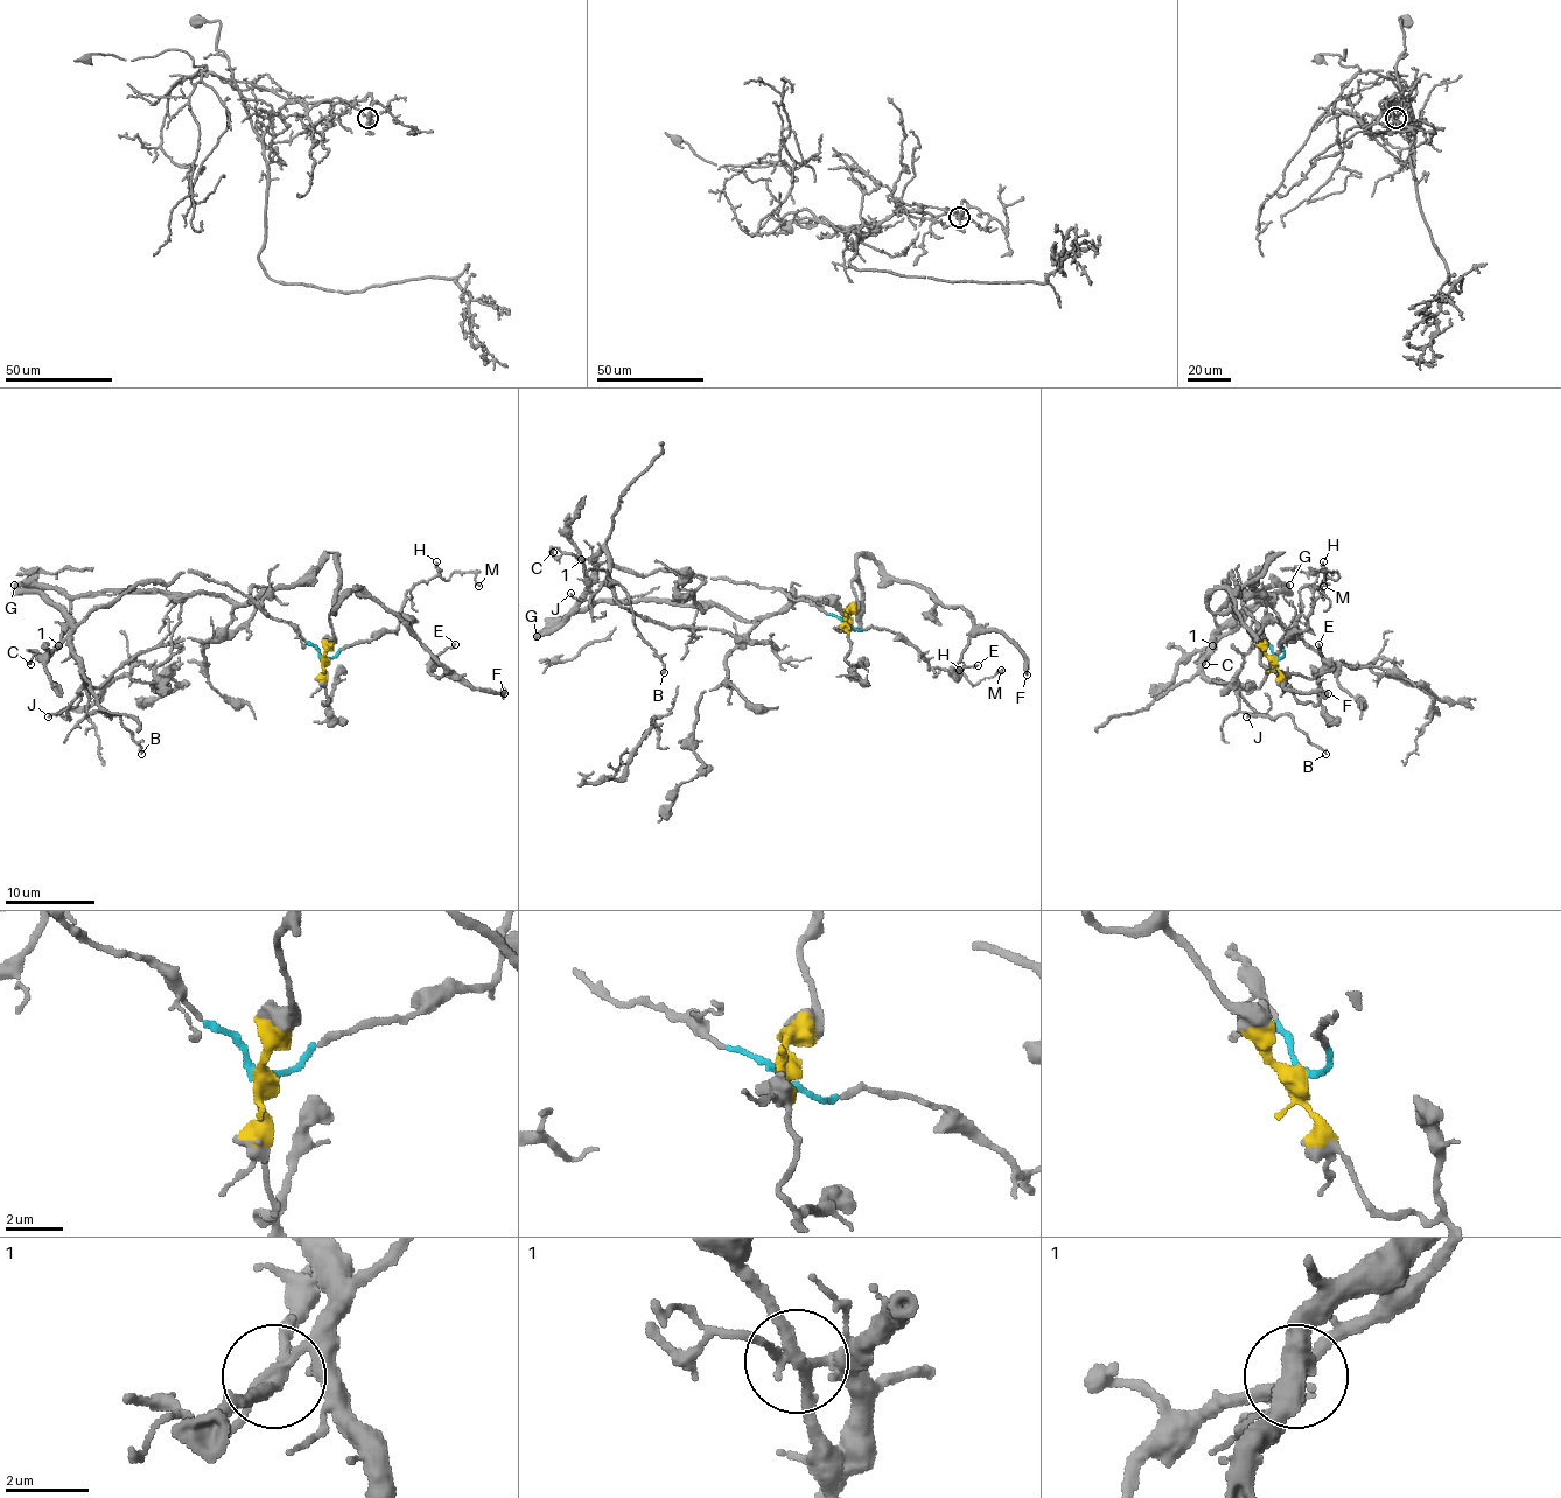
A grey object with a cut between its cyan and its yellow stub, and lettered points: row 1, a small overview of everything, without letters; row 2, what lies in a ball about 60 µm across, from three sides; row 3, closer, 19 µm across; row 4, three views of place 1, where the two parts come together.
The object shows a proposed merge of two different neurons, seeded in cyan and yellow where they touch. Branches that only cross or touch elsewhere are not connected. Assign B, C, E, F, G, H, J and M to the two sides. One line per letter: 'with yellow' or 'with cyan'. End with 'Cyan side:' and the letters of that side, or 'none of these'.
B: with cyan
C: with cyan
E: with yellow
F: with yellow
G: with yellow
H: with cyan
J: with cyan
M: with cyan
Cyan side: B, C, H, J, M

